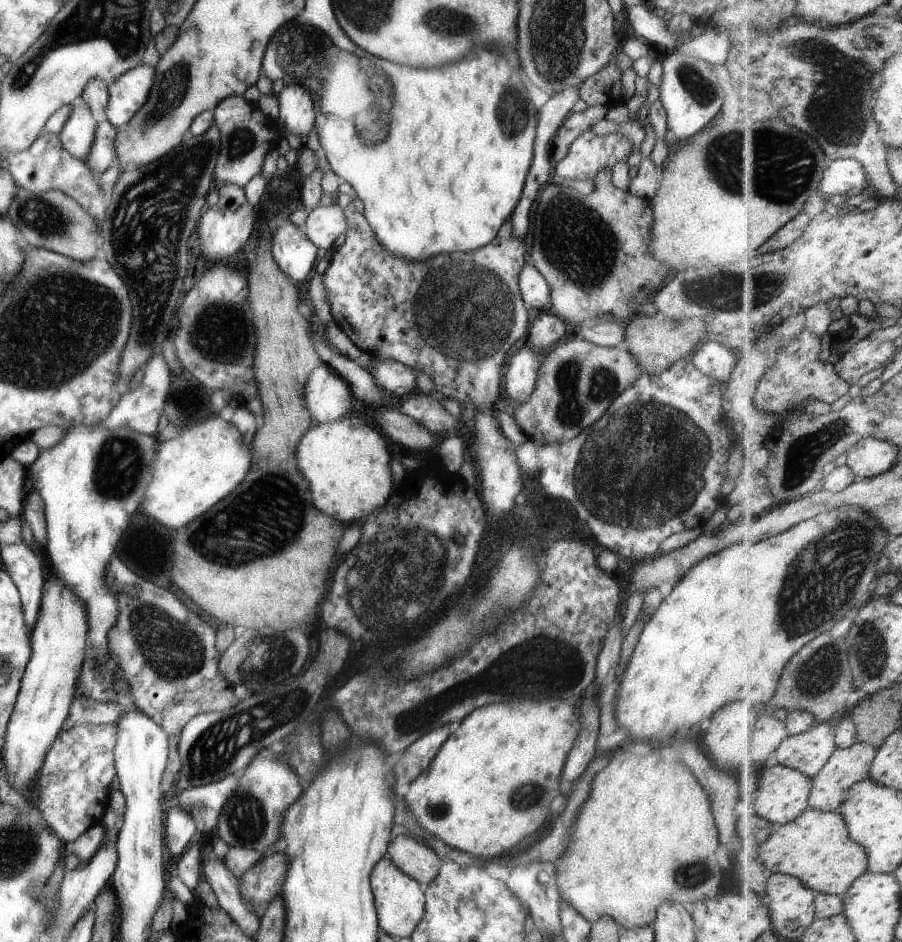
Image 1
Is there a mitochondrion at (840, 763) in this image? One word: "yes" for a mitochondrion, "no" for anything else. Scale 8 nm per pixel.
no

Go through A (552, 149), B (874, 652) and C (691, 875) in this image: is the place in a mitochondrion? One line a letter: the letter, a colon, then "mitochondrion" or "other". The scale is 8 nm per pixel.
A: other
B: mitochondrion
C: mitochondrion

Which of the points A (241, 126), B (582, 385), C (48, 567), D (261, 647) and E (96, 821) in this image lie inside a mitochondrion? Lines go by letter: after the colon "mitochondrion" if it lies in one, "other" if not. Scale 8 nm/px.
A: mitochondrion
B: mitochondrion
C: other
D: mitochondrion
E: other

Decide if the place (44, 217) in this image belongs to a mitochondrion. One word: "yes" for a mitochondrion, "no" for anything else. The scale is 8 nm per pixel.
yes

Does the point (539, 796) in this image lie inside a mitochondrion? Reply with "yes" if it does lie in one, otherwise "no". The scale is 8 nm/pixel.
yes

